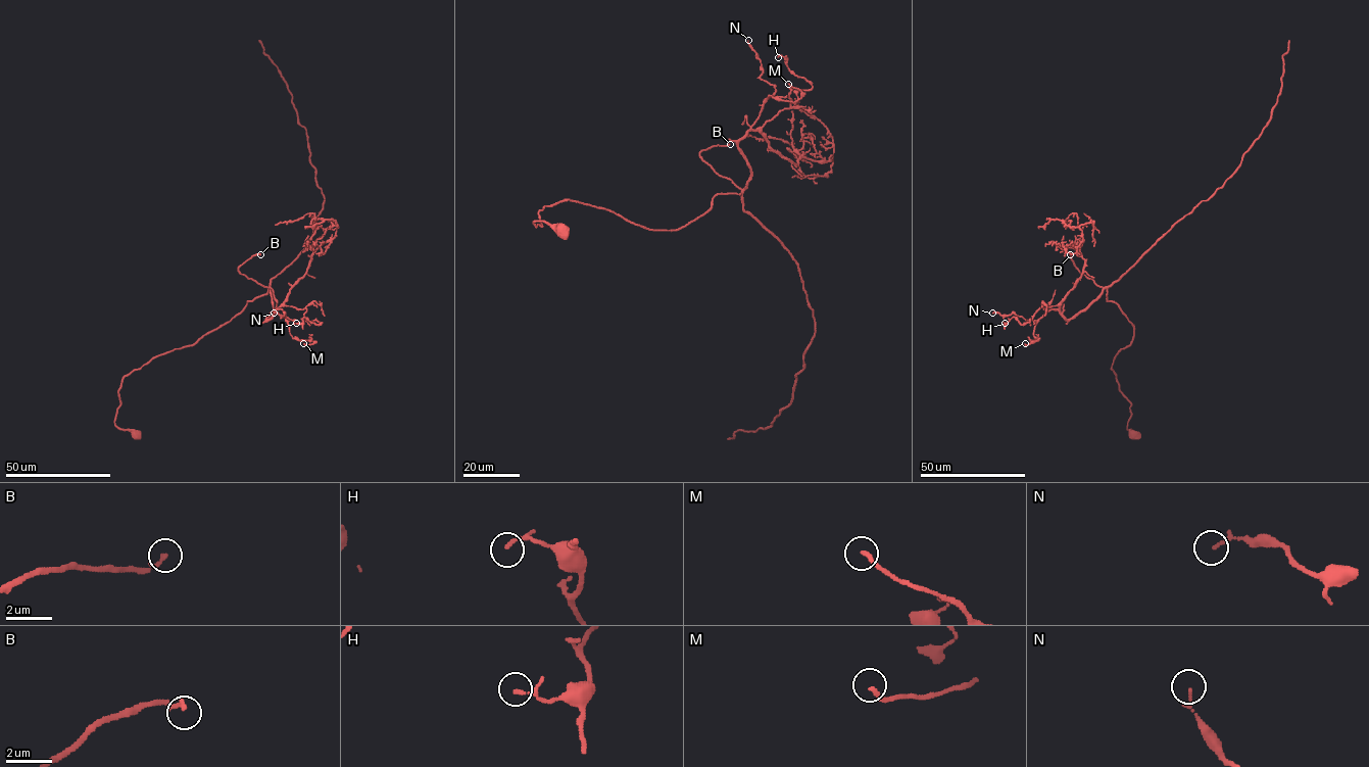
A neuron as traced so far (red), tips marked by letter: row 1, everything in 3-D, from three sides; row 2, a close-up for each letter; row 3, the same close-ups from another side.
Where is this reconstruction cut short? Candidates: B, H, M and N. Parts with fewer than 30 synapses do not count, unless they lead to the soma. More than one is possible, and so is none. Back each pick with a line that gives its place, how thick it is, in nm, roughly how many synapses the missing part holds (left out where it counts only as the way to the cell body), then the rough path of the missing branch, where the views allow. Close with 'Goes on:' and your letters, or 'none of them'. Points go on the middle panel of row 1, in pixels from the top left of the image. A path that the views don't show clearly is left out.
B: at (730, 144); 180 nm thick; about 45 synapses; missing branch runs (730, 144), (740, 142), (760, 129), (758, 124), (761, 121), (776, 114), (812, 148)
Goes on: B

